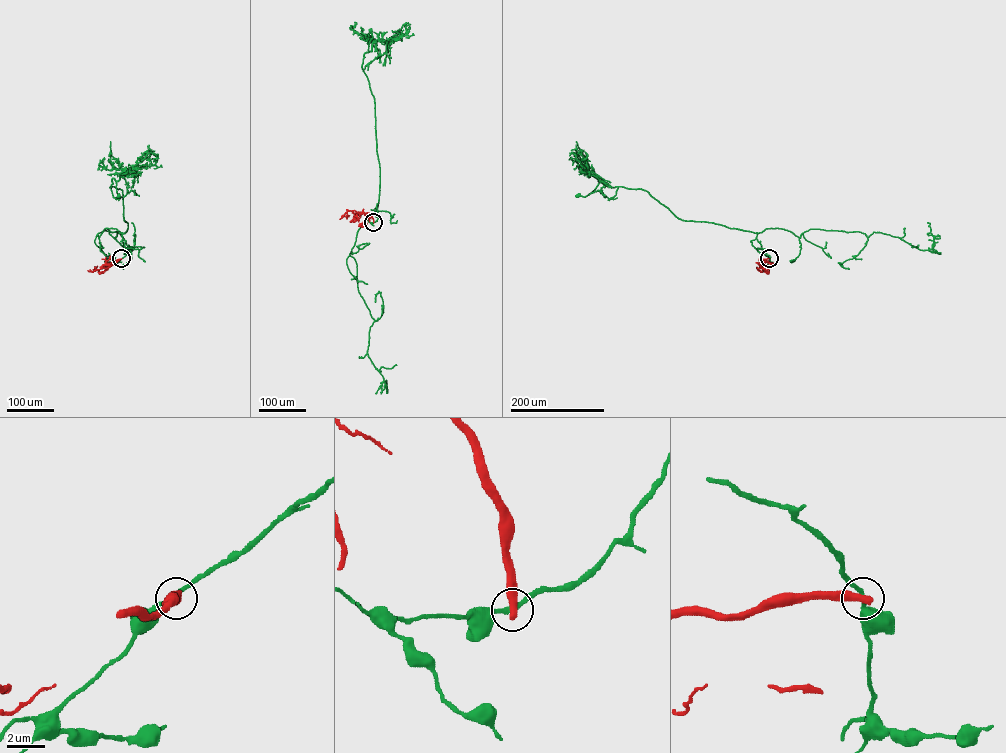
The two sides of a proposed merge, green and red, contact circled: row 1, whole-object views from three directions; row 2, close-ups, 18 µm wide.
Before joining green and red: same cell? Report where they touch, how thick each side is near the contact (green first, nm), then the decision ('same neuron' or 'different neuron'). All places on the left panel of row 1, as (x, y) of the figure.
place (121, 258); calibres 220 and 480 nm; different neuron

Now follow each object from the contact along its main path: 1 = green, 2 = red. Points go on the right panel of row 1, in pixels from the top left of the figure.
1: (769, 258), (751, 244), (758, 233), (682, 220), (641, 189), (607, 186), (600, 178), (591, 192), (578, 195)
2: (769, 258), (761, 259), (757, 269), (761, 271), (765, 266)

